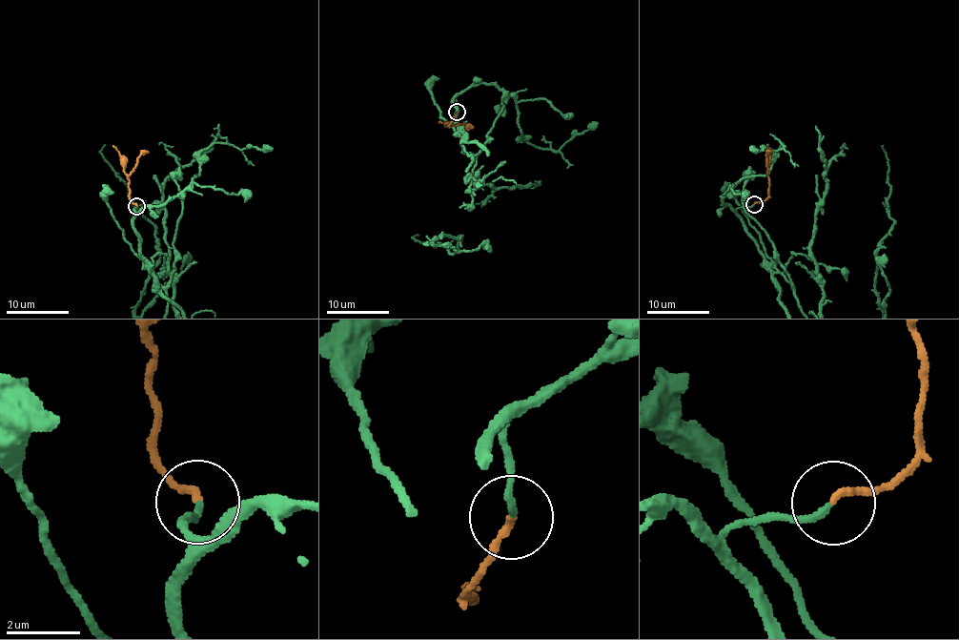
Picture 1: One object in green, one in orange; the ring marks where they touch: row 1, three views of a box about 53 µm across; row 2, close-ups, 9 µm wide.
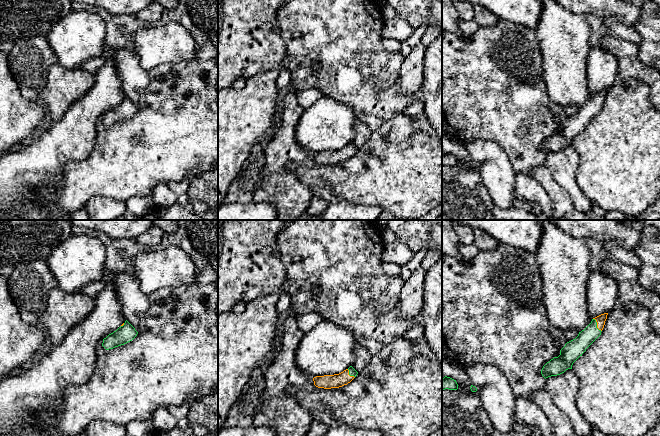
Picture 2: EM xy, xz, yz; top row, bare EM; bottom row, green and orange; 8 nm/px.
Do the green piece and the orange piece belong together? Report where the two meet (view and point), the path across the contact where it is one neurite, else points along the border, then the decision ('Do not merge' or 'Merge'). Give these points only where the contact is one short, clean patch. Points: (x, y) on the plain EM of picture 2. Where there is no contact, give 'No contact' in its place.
Touches green at yz (596, 101). Path across: yz (575, 124), (596, 101), (600, 95). Merge

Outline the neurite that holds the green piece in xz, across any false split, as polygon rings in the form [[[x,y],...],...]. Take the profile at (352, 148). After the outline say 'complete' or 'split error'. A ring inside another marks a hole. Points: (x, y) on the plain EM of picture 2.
[[[350,142],[339,150],[316,152],[313,154],[314,161],[318,164],[331,165],[339,164],[350,159],[358,148]]]; split error

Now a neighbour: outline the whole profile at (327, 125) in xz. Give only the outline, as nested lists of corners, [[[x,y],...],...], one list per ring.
[[[322,96],[301,115],[296,140],[312,154],[339,150],[353,141],[357,120],[350,107]]]

